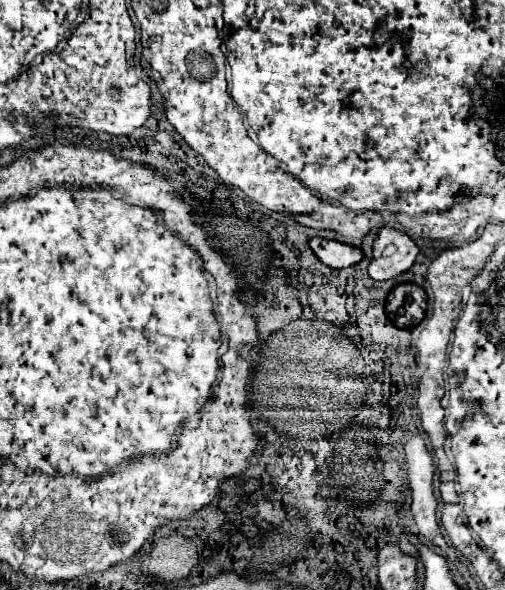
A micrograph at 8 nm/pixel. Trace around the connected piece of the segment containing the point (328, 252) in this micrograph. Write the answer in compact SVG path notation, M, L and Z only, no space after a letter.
M311 239L309 241L313 253L329 267L333 269L345 269L353 267L363 259L363 251L359 247L351 247L339 241L329 241L329 239Z

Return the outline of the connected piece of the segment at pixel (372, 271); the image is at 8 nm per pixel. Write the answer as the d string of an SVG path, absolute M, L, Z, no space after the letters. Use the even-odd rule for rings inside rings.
M383 227L373 245L373 261L369 265L369 275L377 281L393 279L409 271L417 259L415 241L393 227Z

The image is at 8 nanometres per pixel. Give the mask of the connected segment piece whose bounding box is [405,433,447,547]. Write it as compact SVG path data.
M421 433L411 435L409 443L405 445L407 453L407 467L409 467L409 489L411 489L411 511L419 533L437 547L447 547L439 523L435 517L437 499L433 495L433 459L425 447L425 439Z

